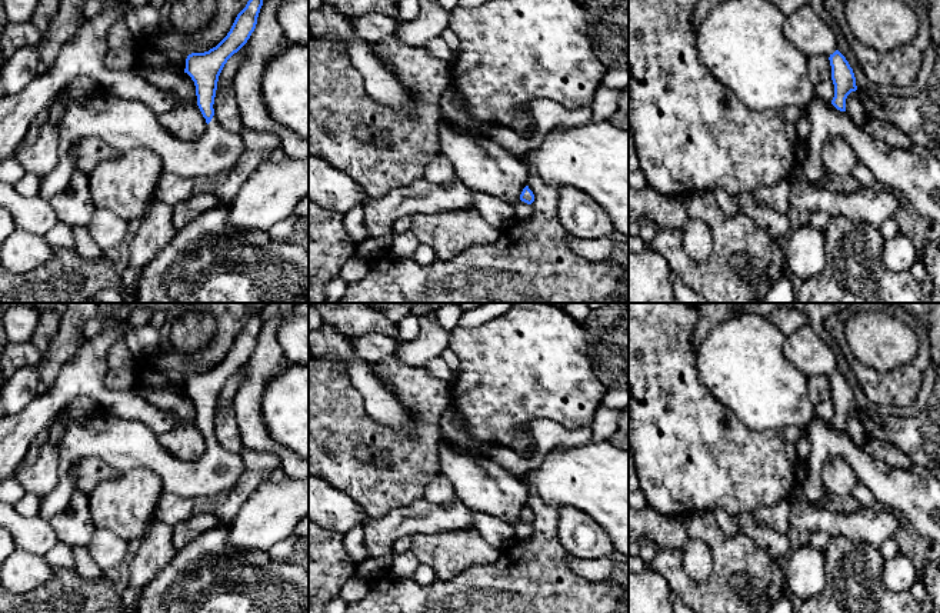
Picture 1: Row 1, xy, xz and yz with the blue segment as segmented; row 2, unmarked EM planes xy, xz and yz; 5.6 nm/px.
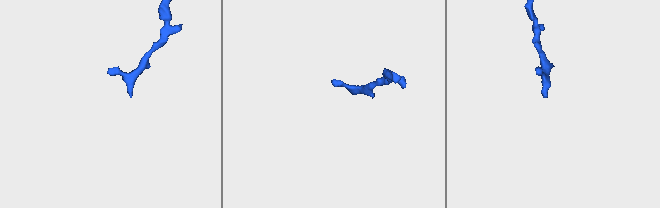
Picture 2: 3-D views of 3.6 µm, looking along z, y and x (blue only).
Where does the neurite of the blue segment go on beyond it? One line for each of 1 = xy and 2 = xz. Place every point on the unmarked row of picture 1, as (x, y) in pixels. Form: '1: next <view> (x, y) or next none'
1: next xy (124, 445)
2: next none

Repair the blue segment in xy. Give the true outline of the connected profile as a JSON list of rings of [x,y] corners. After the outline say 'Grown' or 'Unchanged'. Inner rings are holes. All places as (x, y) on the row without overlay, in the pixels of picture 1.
[[[260,312],[250,317],[216,367],[191,373],[186,379],[184,393],[194,402],[197,426],[207,443],[204,454],[197,460],[184,462],[174,457],[159,443],[154,432],[137,422],[116,414],[99,414],[77,422],[64,409],[66,427],[57,446],[59,483],[41,497],[39,516],[50,520],[69,504],[73,493],[69,467],[86,456],[99,457],[120,473],[133,469],[153,472],[161,479],[164,493],[186,499],[229,492],[241,476],[244,464],[239,453],[226,450],[214,437],[217,402],[227,380],[254,352],[261,326]]]. Grown

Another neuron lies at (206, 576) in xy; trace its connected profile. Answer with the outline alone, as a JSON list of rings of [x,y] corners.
[[[219,523],[194,542],[177,550],[171,562],[141,589],[133,613],[309,613],[309,572],[290,562],[277,562],[267,553],[239,552],[227,543],[229,526]]]

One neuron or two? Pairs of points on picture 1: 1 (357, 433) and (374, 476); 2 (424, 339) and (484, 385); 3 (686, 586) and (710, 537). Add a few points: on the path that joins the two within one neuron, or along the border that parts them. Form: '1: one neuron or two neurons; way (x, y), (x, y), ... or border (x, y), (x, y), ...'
1: one neuron; way (350, 446), (350, 459), (362, 470)
2: two neurons; border (450, 332), (450, 343), (447, 346)
3: one neuron; way (706, 590), (713, 590), (722, 582), (722, 557)

